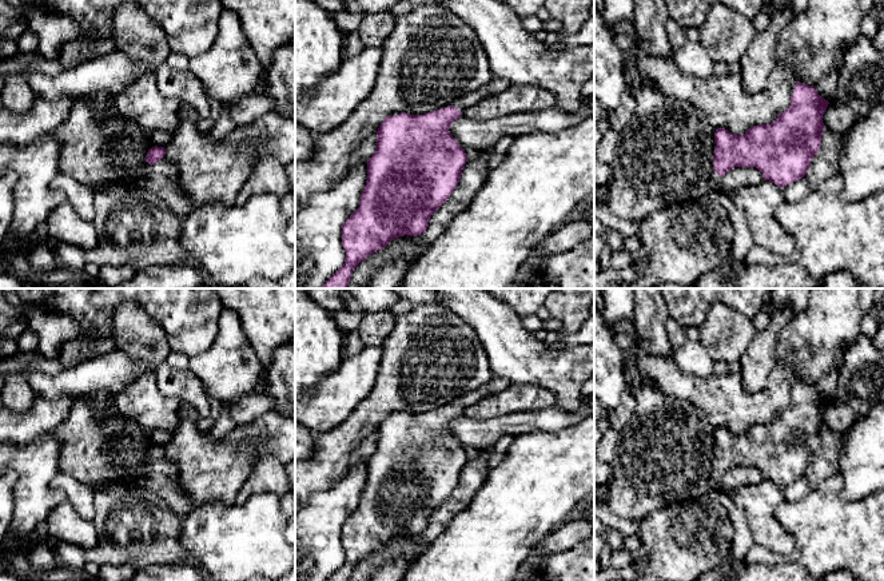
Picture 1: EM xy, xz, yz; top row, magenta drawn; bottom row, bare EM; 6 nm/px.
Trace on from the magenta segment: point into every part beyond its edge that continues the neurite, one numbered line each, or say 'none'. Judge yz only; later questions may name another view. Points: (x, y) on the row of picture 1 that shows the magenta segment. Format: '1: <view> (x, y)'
1: yz (716, 182)

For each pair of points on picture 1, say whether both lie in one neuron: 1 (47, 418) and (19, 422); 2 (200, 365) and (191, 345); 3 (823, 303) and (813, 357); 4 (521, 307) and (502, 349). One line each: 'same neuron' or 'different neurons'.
1: same neuron
2: different neurons
3: same neuron
4: different neurons

